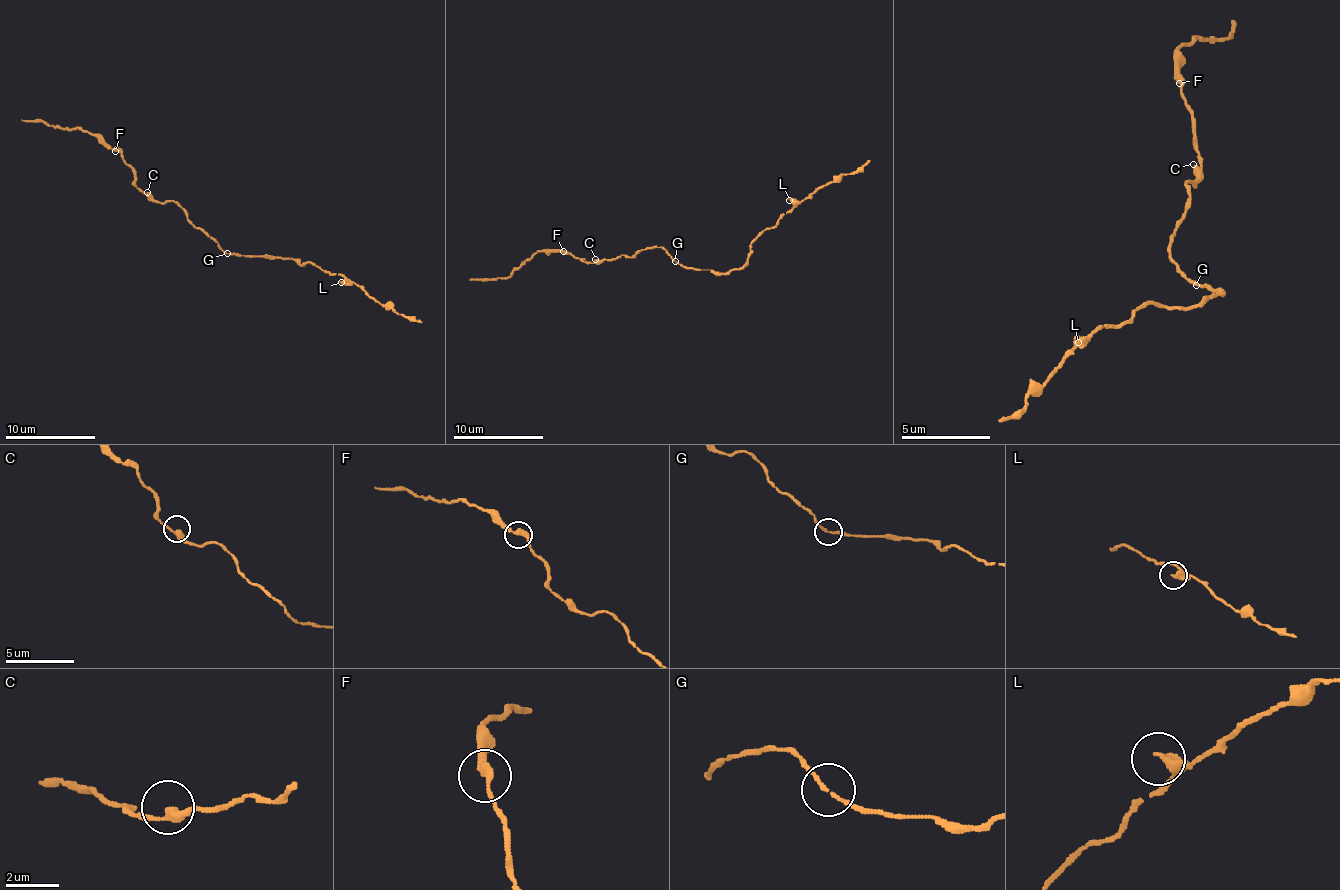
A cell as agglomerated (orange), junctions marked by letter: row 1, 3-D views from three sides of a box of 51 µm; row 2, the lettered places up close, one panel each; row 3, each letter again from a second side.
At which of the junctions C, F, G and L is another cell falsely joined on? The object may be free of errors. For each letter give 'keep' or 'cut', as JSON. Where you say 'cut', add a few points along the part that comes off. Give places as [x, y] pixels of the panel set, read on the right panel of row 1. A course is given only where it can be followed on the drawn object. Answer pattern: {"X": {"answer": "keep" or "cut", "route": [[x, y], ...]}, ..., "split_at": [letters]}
{"C": {"answer": "keep"}, "F": {"answer": "keep"}, "G": {"answer": "keep"}, "L": {"answer": "keep"}, "split_at": []}

